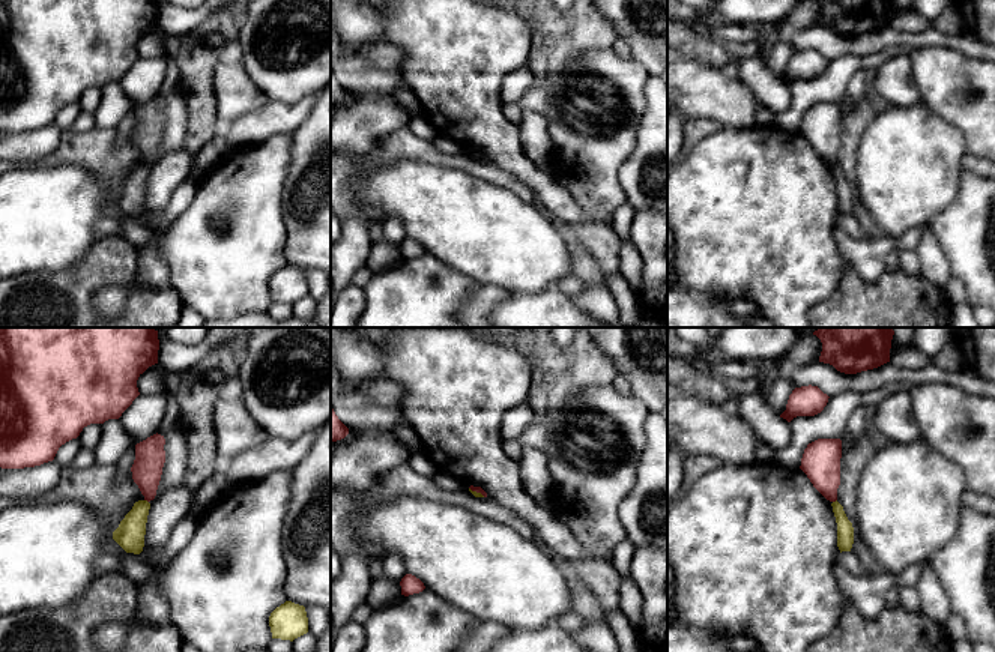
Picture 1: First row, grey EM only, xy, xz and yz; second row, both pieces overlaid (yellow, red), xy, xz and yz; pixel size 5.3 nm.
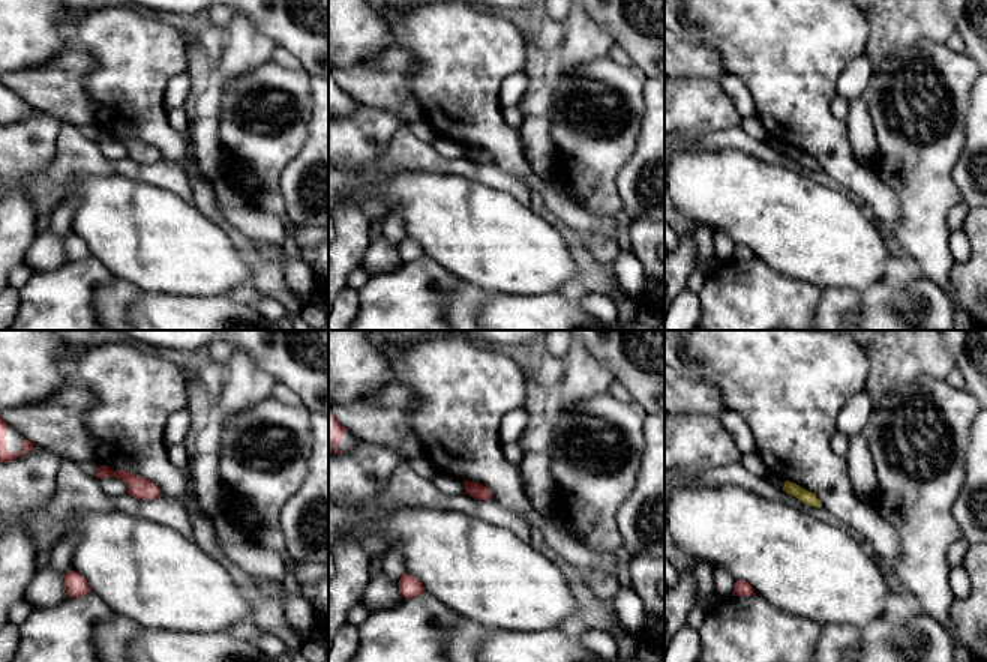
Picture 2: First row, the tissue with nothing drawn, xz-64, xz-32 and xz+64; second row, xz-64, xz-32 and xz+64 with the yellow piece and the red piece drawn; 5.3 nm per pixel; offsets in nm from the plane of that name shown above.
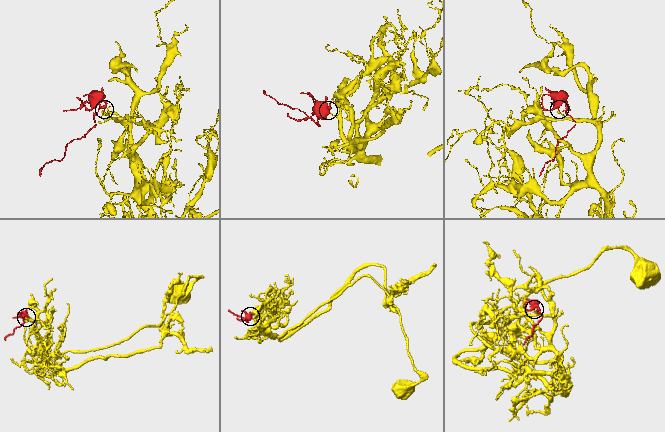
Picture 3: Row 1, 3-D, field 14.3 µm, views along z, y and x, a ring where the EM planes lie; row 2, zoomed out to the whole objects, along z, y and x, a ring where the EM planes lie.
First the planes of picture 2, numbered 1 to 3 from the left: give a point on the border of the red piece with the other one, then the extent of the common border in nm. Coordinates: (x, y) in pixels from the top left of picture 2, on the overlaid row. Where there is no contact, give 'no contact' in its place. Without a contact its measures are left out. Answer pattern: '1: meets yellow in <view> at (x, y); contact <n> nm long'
1: no contact
2: no contact
3: no contact

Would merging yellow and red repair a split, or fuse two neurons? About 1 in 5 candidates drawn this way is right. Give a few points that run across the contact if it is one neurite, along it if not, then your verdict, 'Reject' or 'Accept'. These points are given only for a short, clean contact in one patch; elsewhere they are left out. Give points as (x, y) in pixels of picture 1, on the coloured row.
Line: xy (145, 499), (148, 502). Reject

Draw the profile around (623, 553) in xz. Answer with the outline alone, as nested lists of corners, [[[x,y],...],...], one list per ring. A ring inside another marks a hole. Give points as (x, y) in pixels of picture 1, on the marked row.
[[[628,541],[619,542],[613,551],[613,566],[621,577],[630,575],[631,560],[634,556],[636,547]]]

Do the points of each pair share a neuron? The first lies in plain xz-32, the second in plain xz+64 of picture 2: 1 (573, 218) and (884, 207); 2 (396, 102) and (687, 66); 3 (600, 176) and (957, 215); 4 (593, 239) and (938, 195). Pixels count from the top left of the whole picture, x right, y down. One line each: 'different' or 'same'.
1: same
2: same
3: different
4: same

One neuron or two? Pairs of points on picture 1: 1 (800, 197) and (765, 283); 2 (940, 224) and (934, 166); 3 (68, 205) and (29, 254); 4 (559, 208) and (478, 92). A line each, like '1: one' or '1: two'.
1: one
2: two
3: one
4: one

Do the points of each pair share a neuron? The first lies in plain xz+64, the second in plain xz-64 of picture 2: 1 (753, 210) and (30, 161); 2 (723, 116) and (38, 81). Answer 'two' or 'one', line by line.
1: two
2: two

